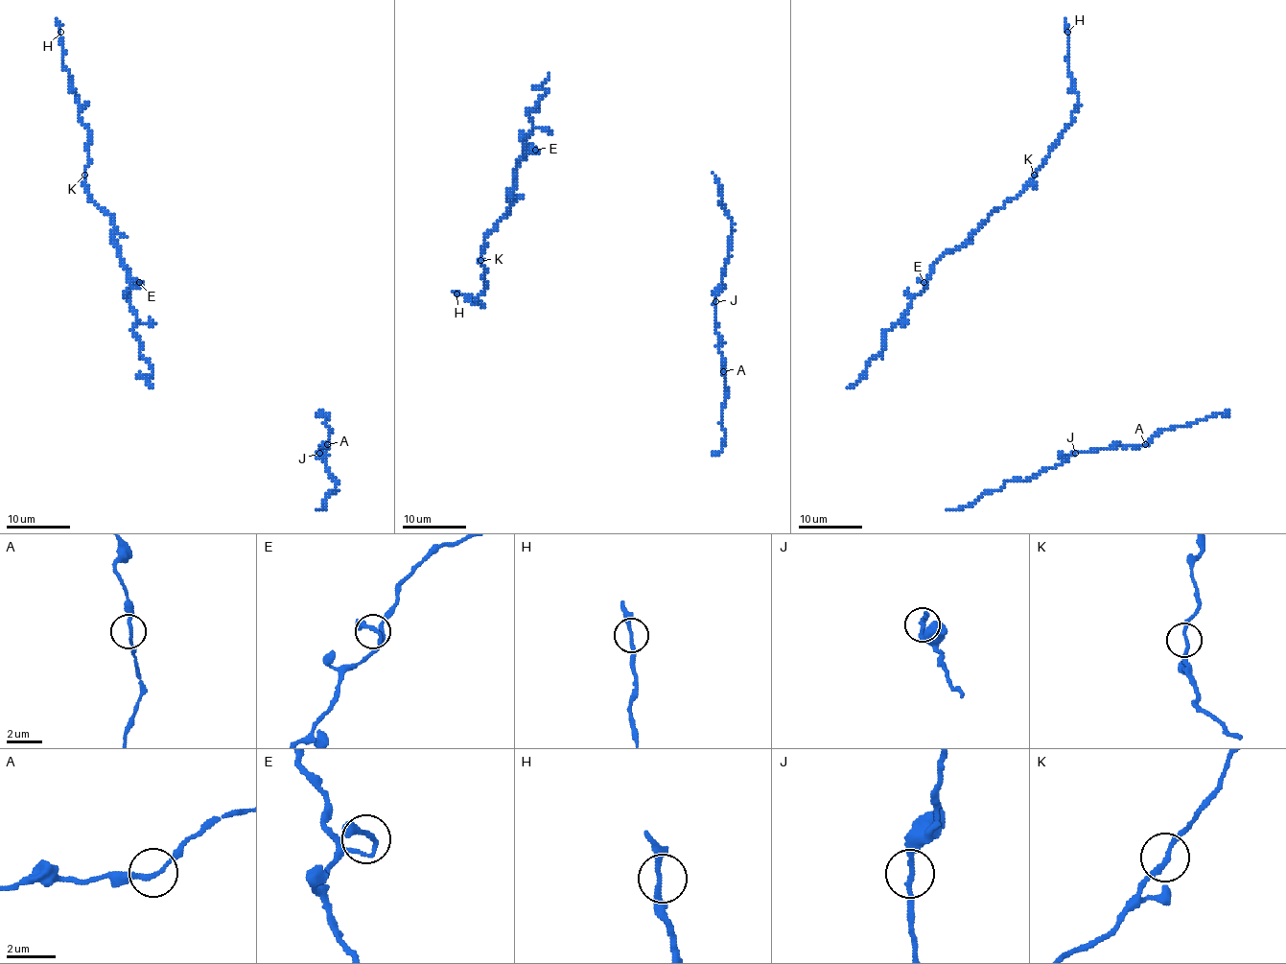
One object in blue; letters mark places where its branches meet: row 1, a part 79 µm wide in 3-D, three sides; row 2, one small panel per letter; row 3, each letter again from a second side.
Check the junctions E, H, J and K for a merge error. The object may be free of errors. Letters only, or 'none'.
none

